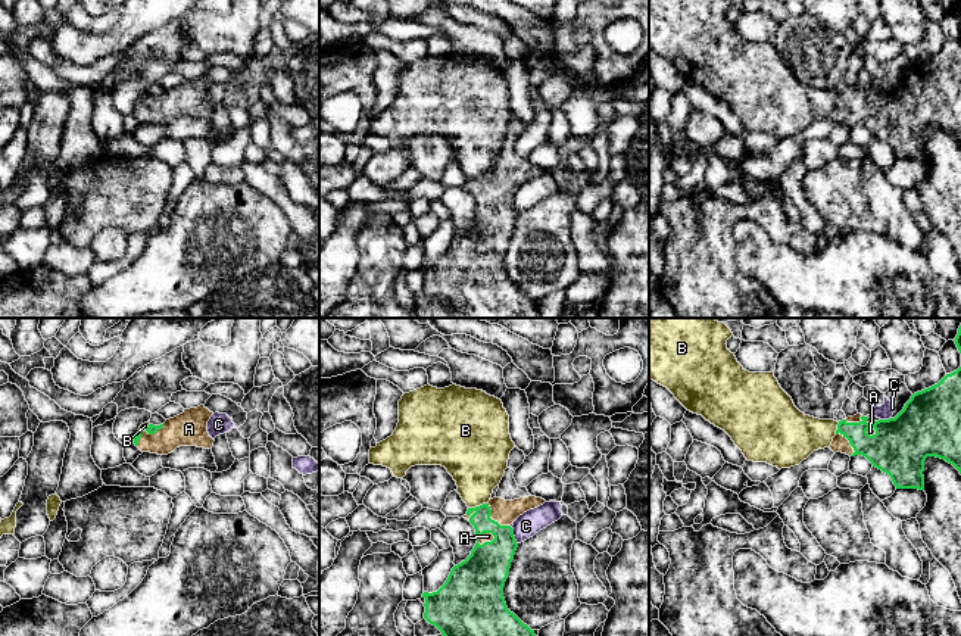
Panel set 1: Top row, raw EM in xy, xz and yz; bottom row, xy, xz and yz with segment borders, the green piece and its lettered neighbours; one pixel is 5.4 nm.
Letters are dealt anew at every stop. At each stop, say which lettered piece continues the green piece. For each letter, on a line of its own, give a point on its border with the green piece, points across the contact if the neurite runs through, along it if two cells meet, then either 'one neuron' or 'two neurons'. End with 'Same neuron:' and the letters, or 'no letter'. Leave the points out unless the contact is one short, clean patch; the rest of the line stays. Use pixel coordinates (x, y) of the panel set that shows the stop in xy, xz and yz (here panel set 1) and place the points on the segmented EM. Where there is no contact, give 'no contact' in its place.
A: xz (493, 520) | across xz (489, 564), (495, 549), (493, 520), (505, 513) | one neuron
B: xz (477, 507) | along xz (486, 502), (468, 508) | two neurons
C: xz (514, 536) | along xz (511, 527), (517, 543) | two neurons
Same neuron: A

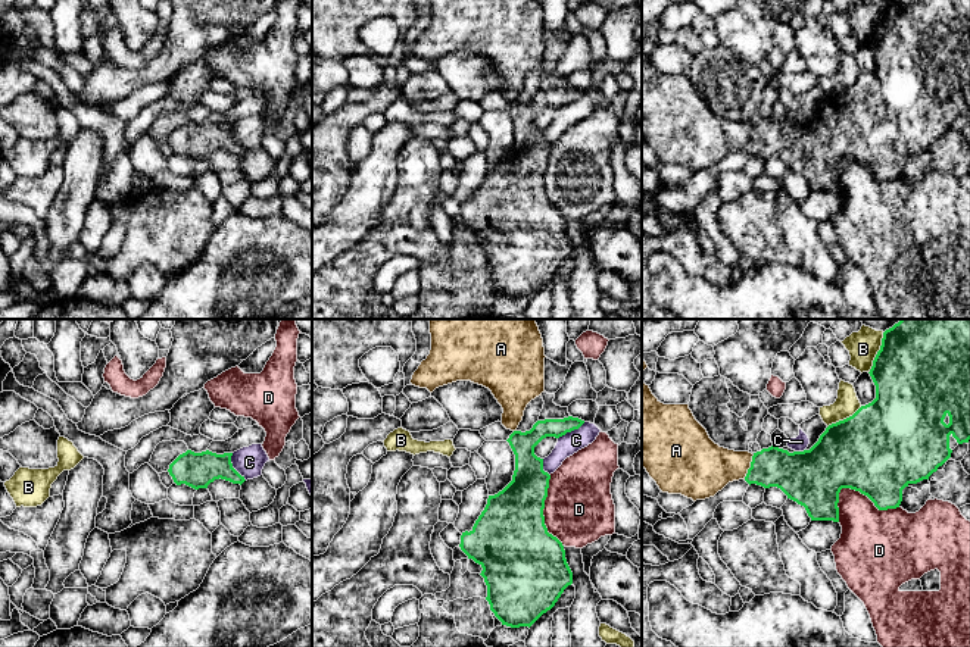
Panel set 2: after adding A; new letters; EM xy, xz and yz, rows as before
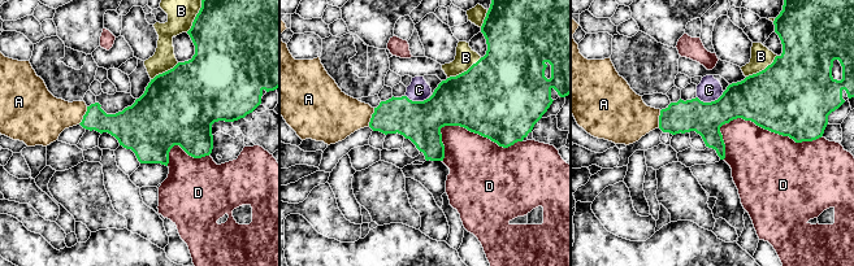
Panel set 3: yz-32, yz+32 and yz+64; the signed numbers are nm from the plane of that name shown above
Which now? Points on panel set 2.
A: yz (751, 466) | along yz (754, 455), (744, 478) | two neurons
B: yz (878, 353) | two neurons
C: xy (231, 466) | along xy (231, 453), (231, 465), (246, 480) | two neurons
D: yz (869, 497) | two neurons
Same neuron: no letter

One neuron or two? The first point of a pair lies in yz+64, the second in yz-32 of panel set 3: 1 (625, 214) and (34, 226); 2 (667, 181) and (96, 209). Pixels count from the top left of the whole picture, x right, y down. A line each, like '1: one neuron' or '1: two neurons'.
1: one neuron
2: one neuron

